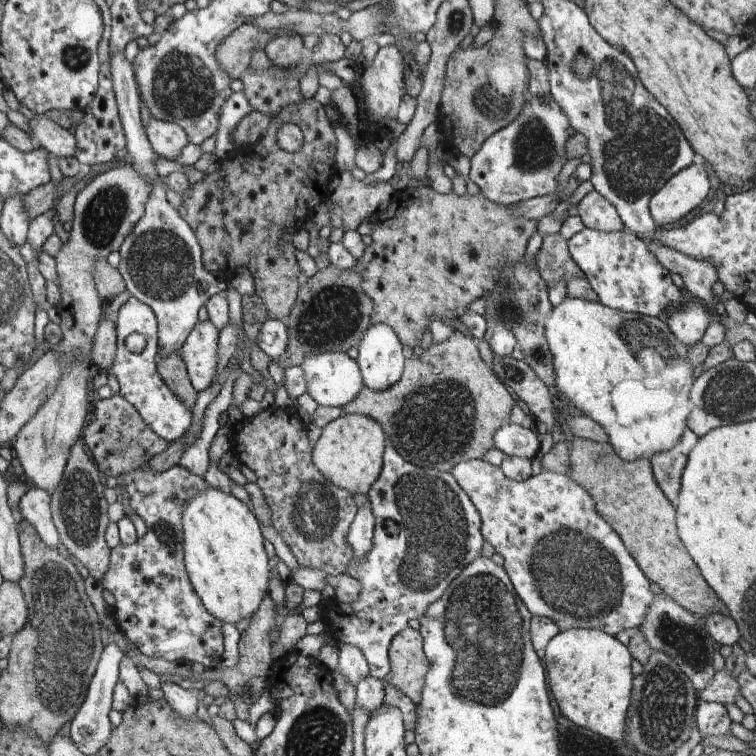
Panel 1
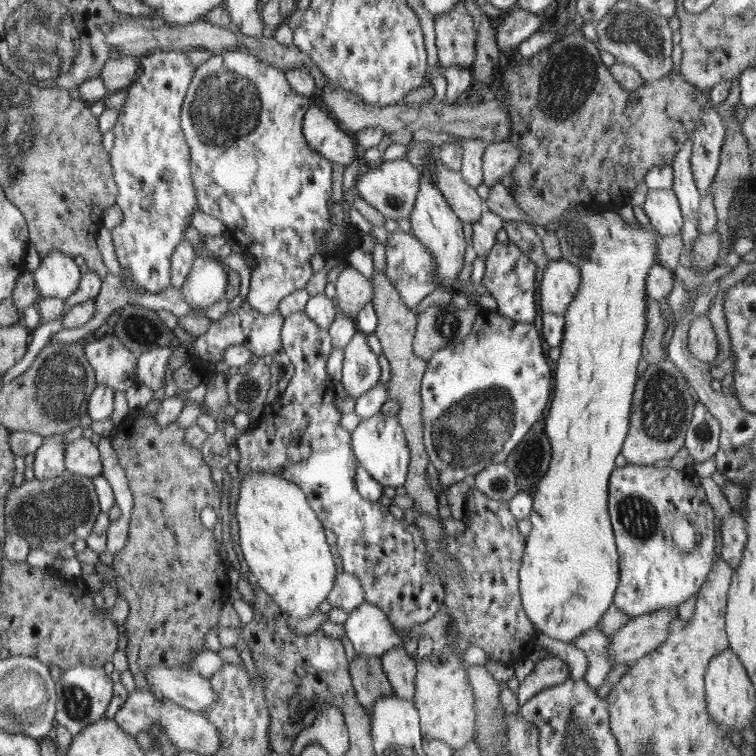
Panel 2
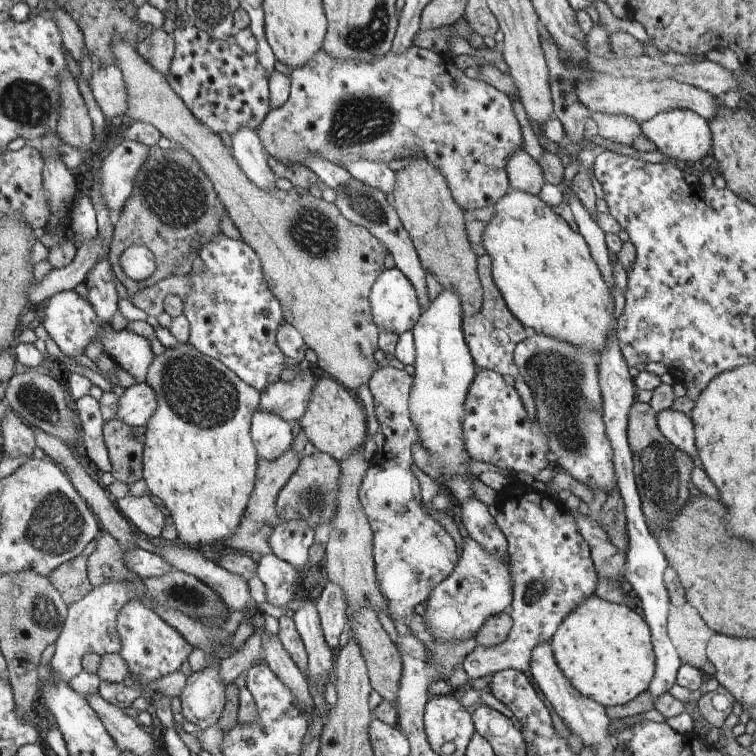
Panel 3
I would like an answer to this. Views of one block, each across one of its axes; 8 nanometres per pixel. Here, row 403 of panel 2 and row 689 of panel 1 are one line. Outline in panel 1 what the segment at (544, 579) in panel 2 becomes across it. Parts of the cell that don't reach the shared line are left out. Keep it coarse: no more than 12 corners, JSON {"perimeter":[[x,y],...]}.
{"perimeter":[[599,629],[561,631],[543,665],[574,724],[627,738],[627,646]]}

